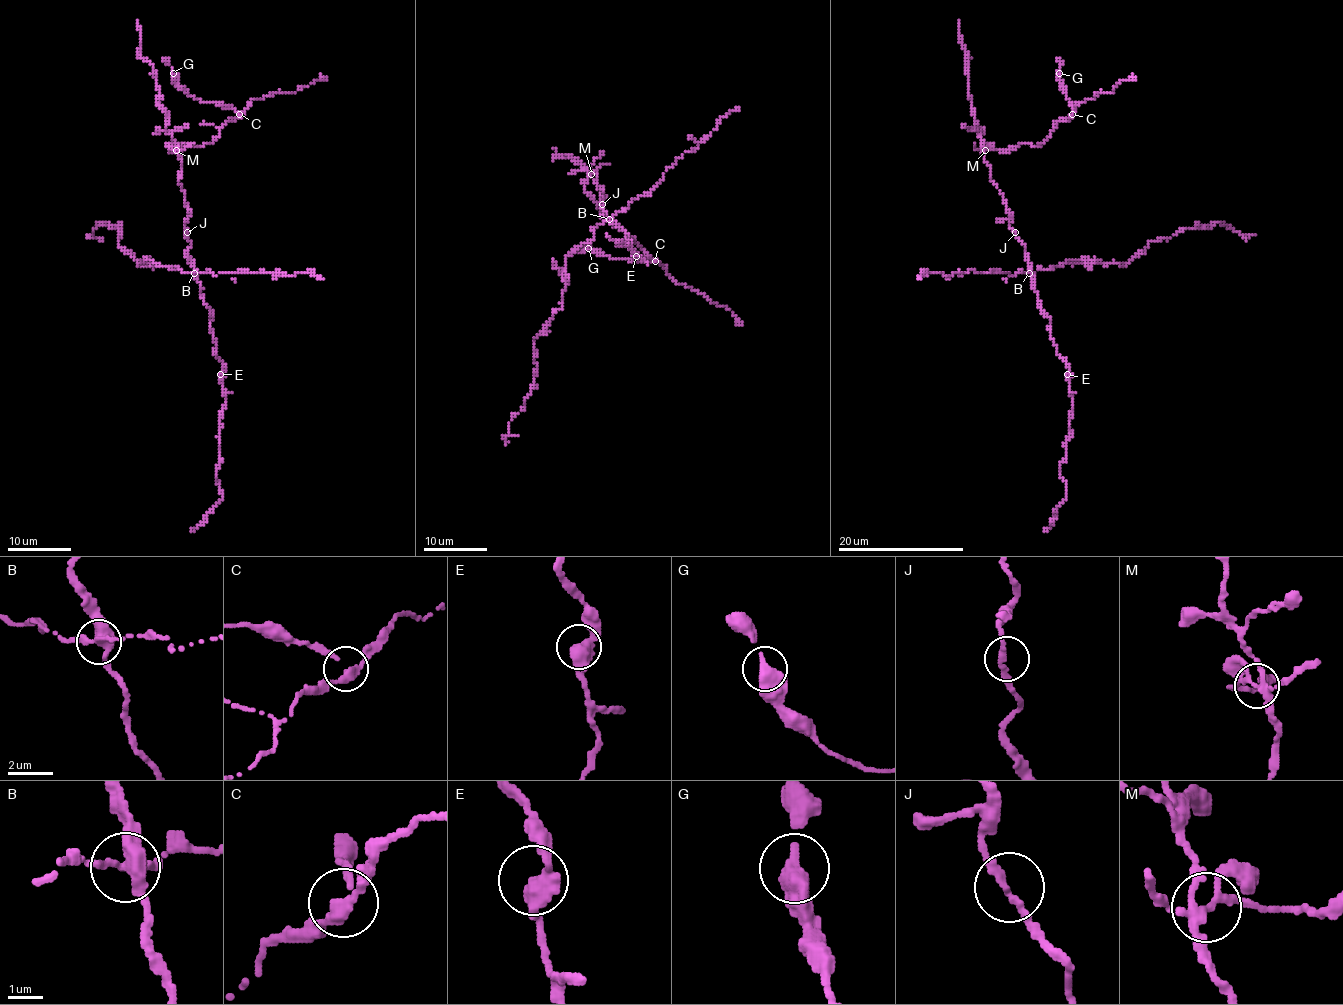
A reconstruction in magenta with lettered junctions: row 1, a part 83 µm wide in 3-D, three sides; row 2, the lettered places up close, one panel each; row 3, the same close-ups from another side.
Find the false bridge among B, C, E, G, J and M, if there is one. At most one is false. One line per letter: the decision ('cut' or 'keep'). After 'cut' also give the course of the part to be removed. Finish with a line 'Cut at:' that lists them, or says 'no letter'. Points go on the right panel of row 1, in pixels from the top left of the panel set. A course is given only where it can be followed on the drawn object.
B: cut; course (1029, 273), (1070, 259), (1125, 264), (1152, 240), (1212, 223), (1255, 235)
C: keep
E: keep
G: keep
J: keep
M: keep
Cut at: B

